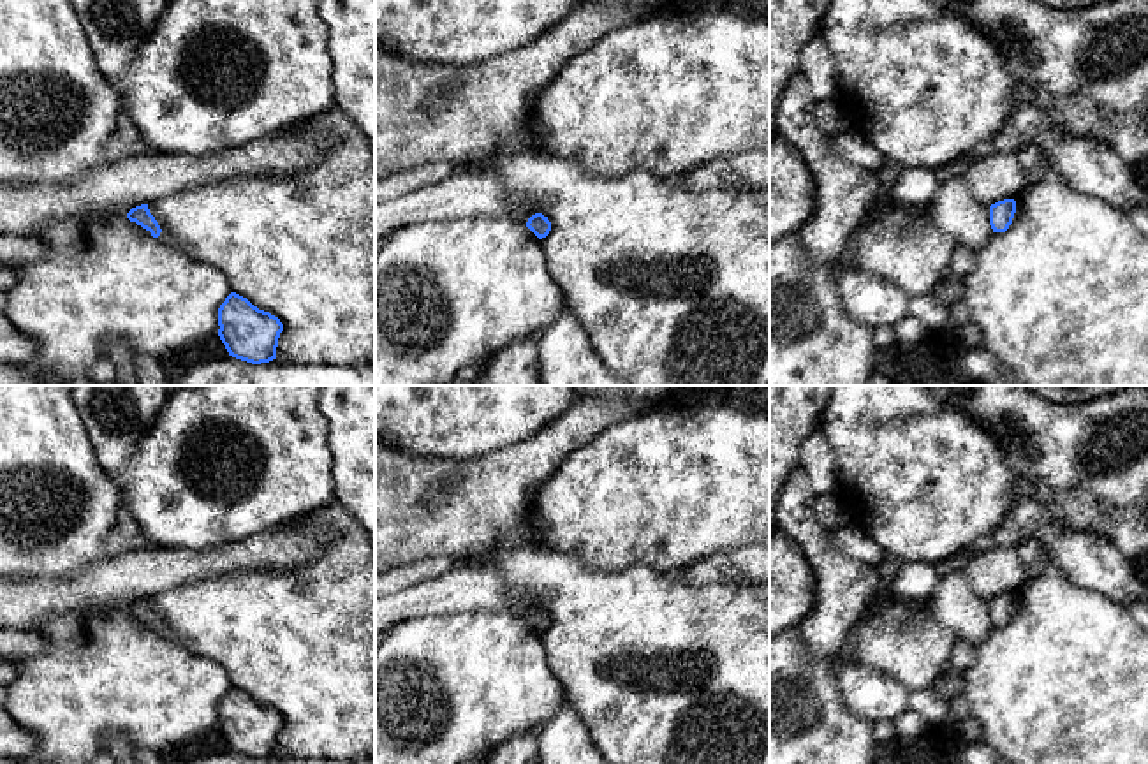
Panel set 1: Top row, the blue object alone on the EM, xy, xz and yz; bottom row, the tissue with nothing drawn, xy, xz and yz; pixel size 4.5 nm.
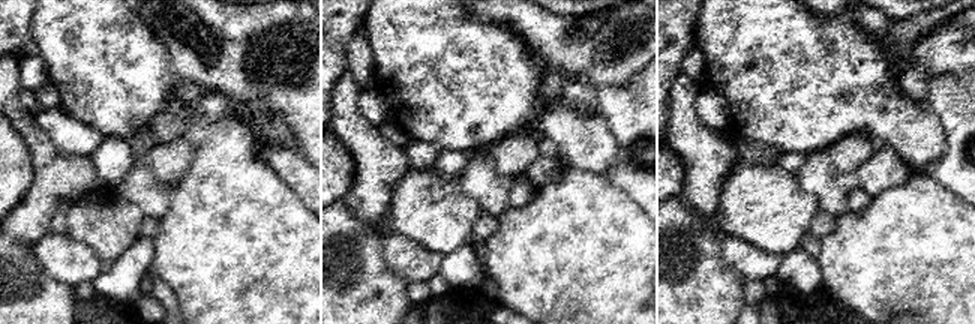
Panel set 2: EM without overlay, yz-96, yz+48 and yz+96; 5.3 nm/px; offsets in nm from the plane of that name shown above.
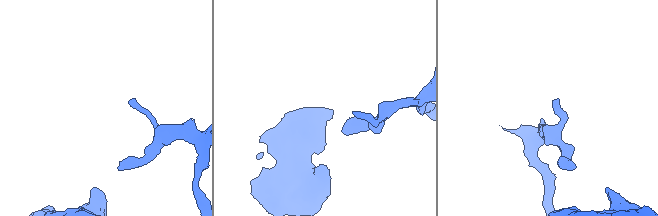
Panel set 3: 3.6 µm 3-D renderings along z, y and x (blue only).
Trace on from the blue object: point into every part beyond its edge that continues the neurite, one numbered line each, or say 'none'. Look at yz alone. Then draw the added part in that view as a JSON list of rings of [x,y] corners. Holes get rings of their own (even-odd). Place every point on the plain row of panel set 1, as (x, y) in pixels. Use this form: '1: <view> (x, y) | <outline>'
none

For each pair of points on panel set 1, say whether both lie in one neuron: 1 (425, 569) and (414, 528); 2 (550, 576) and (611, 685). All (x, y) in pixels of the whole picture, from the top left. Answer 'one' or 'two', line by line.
1: two
2: one

